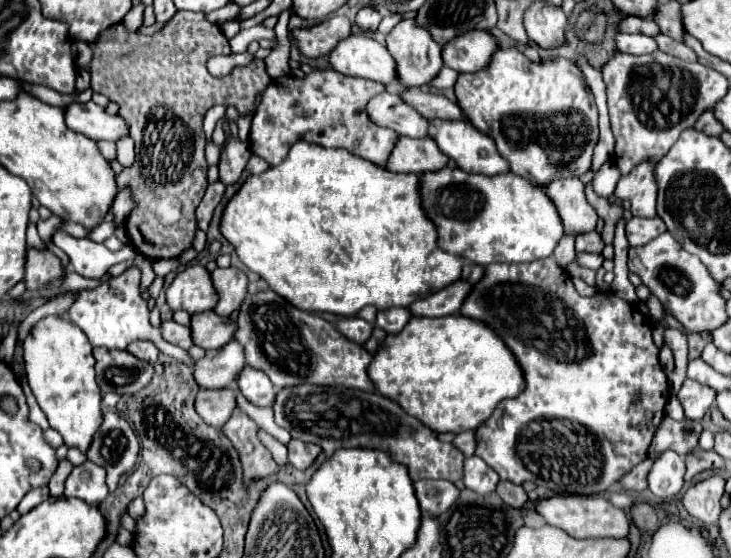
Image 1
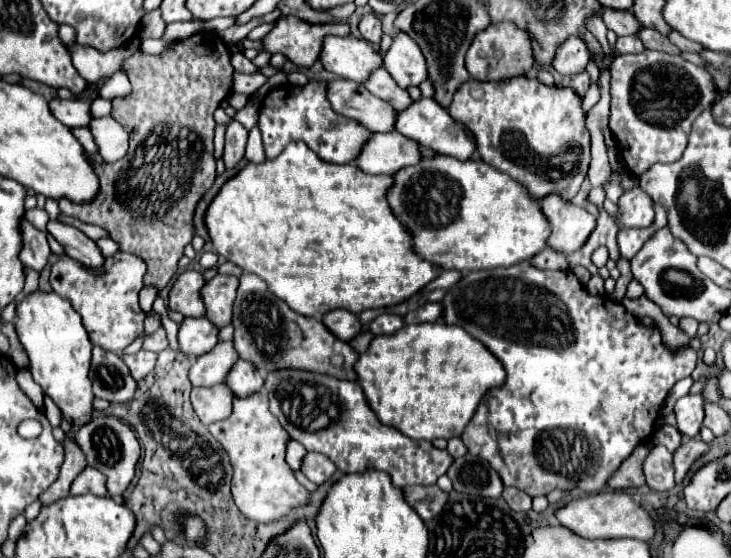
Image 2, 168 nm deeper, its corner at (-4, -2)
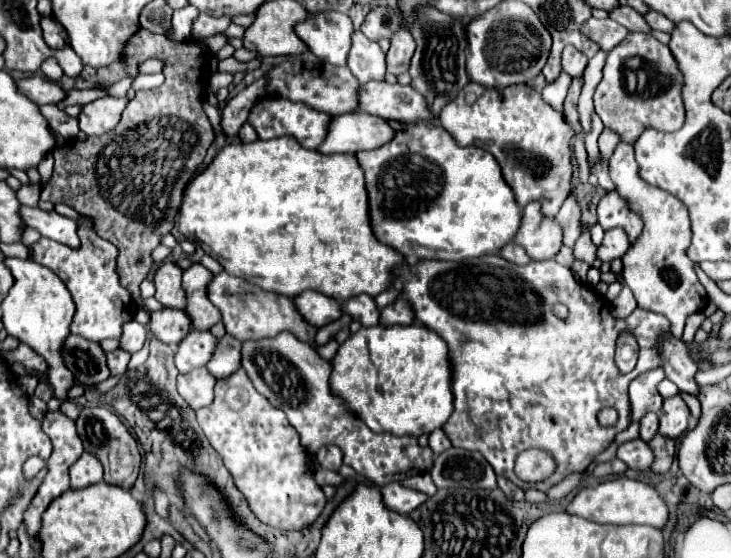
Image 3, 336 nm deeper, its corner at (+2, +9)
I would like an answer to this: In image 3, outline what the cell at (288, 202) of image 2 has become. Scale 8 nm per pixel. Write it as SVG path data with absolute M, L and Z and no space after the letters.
M290 135L272 141L232 143L186 187L180 207L180 231L186 239L200 243L208 255L222 259L220 263L228 273L244 277L264 291L286 297L296 297L304 291L318 291L334 299L360 293L376 297L394 283L394 271L406 259L374 235L364 183L364 169L350 153L324 155L310 151Z

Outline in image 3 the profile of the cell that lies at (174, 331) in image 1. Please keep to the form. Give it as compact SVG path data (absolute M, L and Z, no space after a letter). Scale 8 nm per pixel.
M128 321L128 325L124 325L124 333L120 337L120 349L128 351L128 353L136 353L142 349L142 343L146 341L148 329L136 321Z

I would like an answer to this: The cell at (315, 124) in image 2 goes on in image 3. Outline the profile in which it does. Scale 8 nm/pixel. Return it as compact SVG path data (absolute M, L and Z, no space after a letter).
M266 95L262 97L250 111L250 117L248 117L248 123L256 129L258 137L268 141L268 139L276 139L276 137L282 137L282 135L292 135L300 141L300 145L304 145L306 149L318 149L326 135L328 135L328 125L332 121L332 115L328 113L322 113L322 111L316 111L312 109L310 105L304 105L304 103L294 103L294 101L288 101L284 97L276 97L276 95Z

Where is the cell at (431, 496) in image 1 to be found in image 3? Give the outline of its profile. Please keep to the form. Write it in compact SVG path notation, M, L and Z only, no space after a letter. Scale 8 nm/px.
M392 483L380 489L384 503L388 509L394 509L398 513L412 513L412 509L418 509L420 505L424 505L424 501L428 501L428 495L422 491L414 491L410 487L404 487L400 483Z

